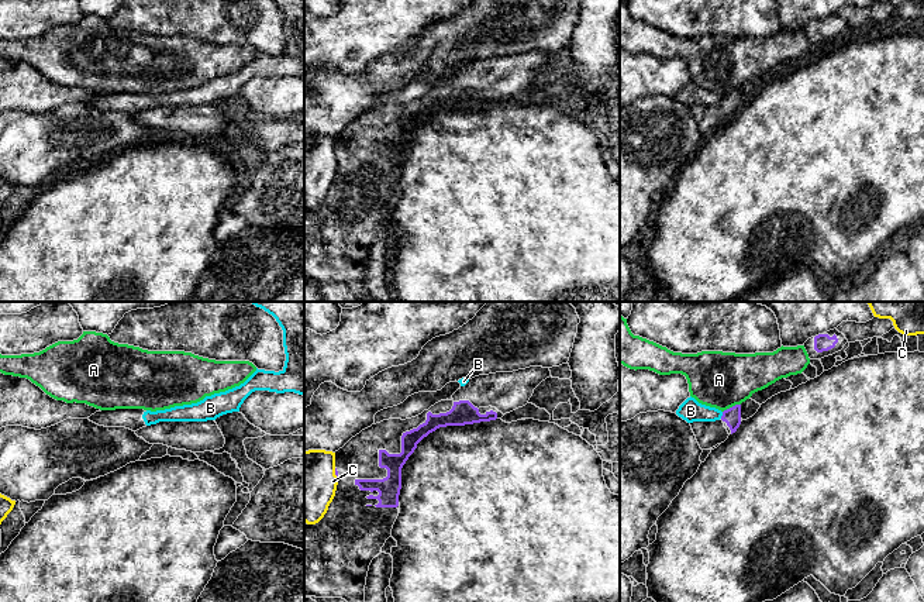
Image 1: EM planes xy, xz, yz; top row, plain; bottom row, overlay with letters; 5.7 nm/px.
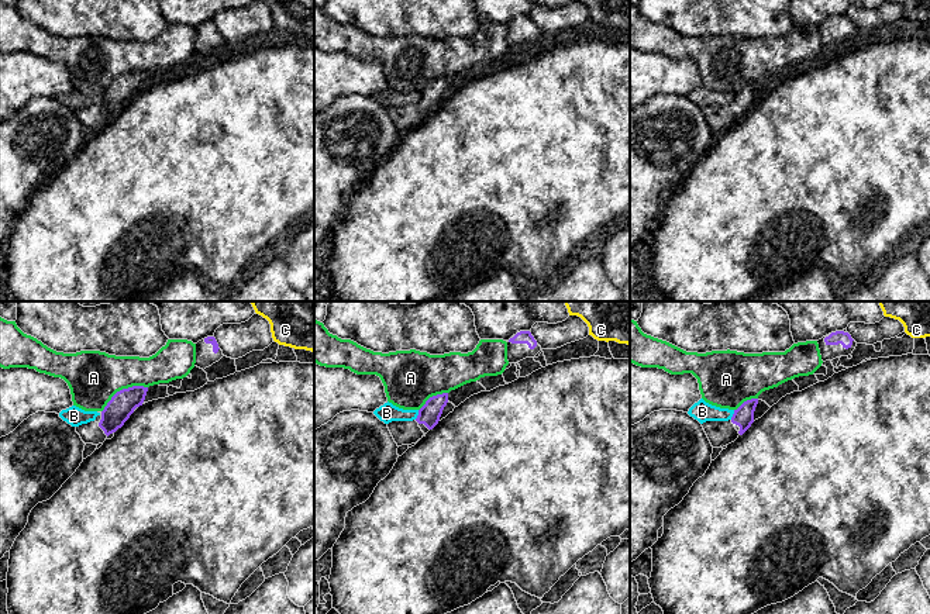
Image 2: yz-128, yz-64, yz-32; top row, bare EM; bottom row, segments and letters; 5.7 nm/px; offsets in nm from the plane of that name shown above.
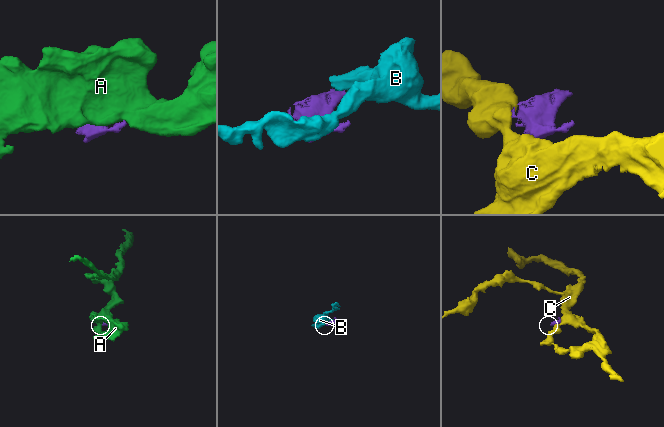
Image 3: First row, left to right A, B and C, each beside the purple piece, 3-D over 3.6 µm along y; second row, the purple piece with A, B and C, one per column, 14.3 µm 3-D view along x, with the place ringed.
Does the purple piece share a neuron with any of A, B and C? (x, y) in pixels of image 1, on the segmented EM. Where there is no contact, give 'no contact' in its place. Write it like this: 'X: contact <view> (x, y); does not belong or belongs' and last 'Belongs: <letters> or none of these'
A: contact yz (731, 408); does not belong
B: contact yz (723, 415); does not belong
C: contact xz (335, 474); does not belong
Belongs: none of these

